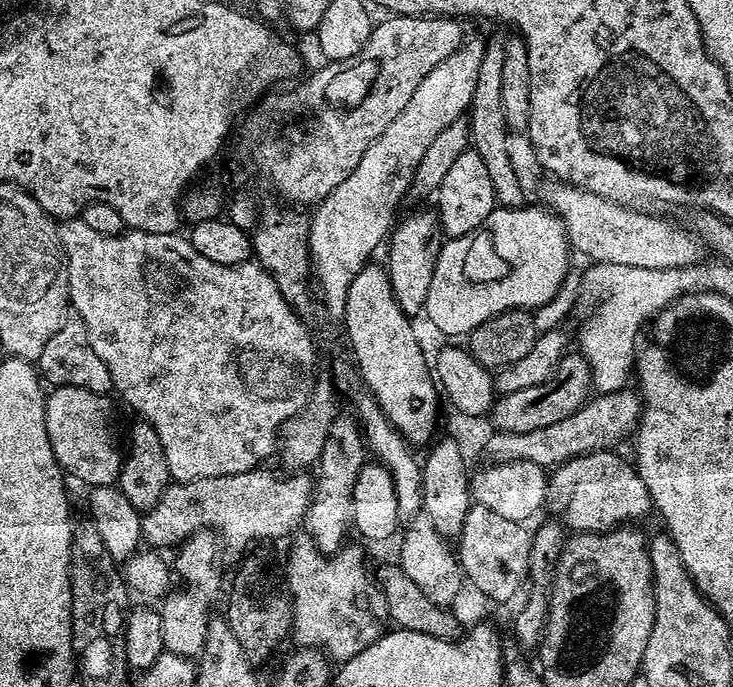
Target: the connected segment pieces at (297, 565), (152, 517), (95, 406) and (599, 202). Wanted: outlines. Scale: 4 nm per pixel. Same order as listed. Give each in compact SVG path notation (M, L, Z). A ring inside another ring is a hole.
M308 534L293 535L288 548L288 561L284 564L284 580L288 583L292 608L291 639L301 648L318 648L329 661L343 662L362 654L389 627L388 607L384 591L376 583L373 573L364 565L364 556L356 548L345 546L339 552L328 555L318 550L318 546Z
M253 470L251 472L243 472L242 474L222 474L221 476L211 476L210 478L202 478L201 480L190 480L187 482L172 482L169 483L168 489L160 495L160 500L157 504L153 504L151 508L147 509L143 513L140 525L144 531L143 539L148 540L153 549L164 550L162 548L168 548L173 544L173 546L179 546L184 543L184 541L189 540L191 536L201 530L211 530L218 537L219 543L229 552L230 555L236 556L236 558L243 557L245 553L249 551L248 544L252 544L255 540L276 540L279 536L287 537L295 524L303 525L305 523L306 517L308 515L309 505L312 503L312 494L314 491L314 480L311 475L308 474L284 474L288 476L275 476L272 472L260 472L261 470Z
M55 387L45 397L46 432L57 464L65 473L89 487L113 487L123 464L115 443L114 408L109 395L82 387Z
M548 182L552 184L548 184L544 189L541 190L540 196L545 205L551 211L555 212L557 216L560 217L560 221L564 223L564 233L568 236L569 245L573 249L576 248L581 252L584 256L589 256L589 261L598 263L598 264L625 264L626 266L634 266L635 268L686 268L697 263L696 255L699 252L702 252L701 245L698 243L697 237L693 235L691 231L683 232L682 229L679 228L676 224L670 224L666 220L659 220L656 217L656 214L649 214L646 212L634 212L629 209L623 208L621 204L616 204L613 200L607 200L606 198L602 198L598 194L594 194L593 192L586 192L582 188L575 188L573 184L566 184L563 182Z

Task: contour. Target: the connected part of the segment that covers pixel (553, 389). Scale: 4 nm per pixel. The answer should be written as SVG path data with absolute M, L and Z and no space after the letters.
M572 350L565 354L556 367L555 372L542 384L532 385L526 389L506 393L497 399L490 409L492 424L497 433L513 432L525 434L526 431L541 430L556 422L569 418L583 407L589 399L592 388L592 371L579 351Z

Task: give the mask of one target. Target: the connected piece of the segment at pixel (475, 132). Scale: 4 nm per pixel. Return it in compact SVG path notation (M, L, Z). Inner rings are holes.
M498 39L487 41L482 54L482 66L478 66L478 82L474 82L472 105L468 107L466 119L470 133L471 147L482 158L486 171L490 173L490 186L494 186L496 203L501 208L525 207L524 184L516 173L516 164L512 161L512 148L508 145L510 129L506 122L506 110L502 110L502 58L503 43Z

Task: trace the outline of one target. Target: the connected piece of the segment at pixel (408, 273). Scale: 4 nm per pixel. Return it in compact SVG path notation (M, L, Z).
M435 211L412 212L404 221L393 227L387 241L388 264L386 271L388 281L394 290L394 298L409 318L419 317L426 306L426 294L430 292L430 278L434 278L434 266L438 251L438 217Z

